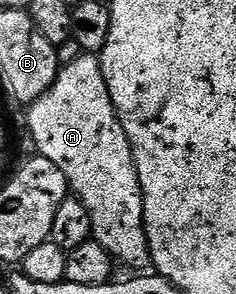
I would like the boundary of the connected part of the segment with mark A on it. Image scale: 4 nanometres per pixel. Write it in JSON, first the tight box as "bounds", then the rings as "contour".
{"bounds":[27,54,152,270],"contour":[[[82,54],[74,62],[63,65],[50,90],[42,94],[42,98],[35,100],[27,112],[28,132],[36,143],[35,151],[54,162],[58,170],[62,170],[69,189],[84,203],[86,210],[90,210],[92,239],[97,240],[119,263],[121,260],[122,263],[136,268],[132,270],[147,269],[151,265],[152,255],[144,229],[142,186],[138,182],[138,170],[132,147],[126,138],[126,130],[122,130],[122,122],[112,105],[99,55]]]}

